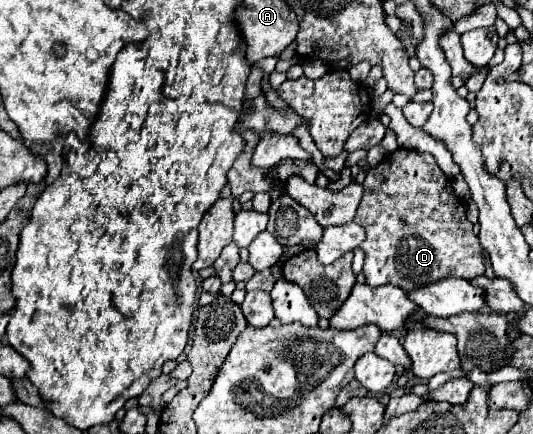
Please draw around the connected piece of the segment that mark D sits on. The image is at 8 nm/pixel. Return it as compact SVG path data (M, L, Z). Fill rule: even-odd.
M398 148L396 152L388 154L376 168L368 170L362 186L364 198L358 206L354 222L366 228L366 240L360 248L366 252L364 274L370 286L394 284L406 292L412 292L444 278L472 280L484 274L484 248L480 246L478 236L472 232L472 222L466 218L464 202L452 192L452 182L448 176L444 176L444 172L440 172L434 156Z

